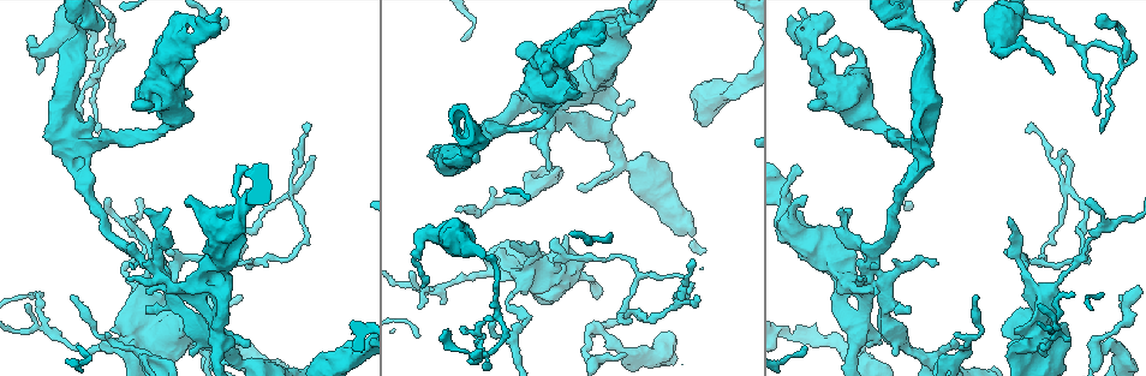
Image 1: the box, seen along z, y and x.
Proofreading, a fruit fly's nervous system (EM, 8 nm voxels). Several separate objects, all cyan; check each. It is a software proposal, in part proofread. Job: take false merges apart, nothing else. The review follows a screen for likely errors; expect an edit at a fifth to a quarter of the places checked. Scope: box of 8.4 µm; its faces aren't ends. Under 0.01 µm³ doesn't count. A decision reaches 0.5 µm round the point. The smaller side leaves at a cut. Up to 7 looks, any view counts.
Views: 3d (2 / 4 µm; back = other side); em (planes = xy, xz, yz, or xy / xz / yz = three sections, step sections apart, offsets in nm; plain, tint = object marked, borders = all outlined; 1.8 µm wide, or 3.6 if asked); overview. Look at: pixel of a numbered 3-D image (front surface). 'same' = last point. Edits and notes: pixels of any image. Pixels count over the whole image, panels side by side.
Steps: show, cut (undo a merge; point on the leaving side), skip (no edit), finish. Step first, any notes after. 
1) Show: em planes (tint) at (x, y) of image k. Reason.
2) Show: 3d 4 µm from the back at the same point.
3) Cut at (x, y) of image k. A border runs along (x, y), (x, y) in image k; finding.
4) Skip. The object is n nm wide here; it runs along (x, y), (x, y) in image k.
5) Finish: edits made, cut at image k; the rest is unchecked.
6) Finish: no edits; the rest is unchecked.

Show: em 3.6 µm yz step 16 (borders) at (597, 26) of image 1. Touches itself.

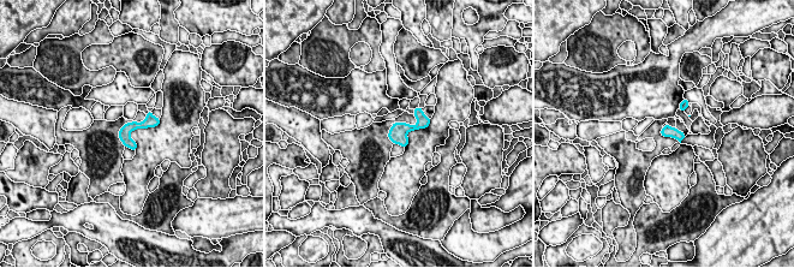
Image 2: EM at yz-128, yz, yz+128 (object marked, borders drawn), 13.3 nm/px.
Show: em 3.6 µm planes (borders) at the same point.

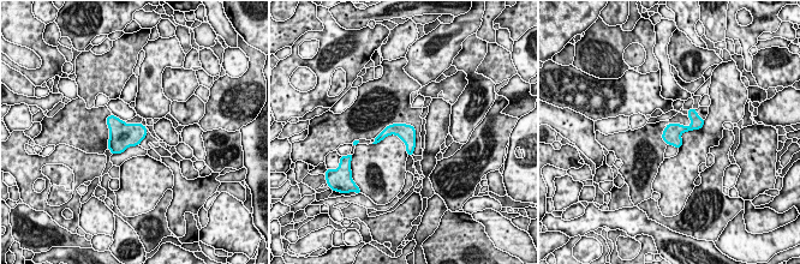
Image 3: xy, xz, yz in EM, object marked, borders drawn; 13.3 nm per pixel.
Skip. The object is 220 nm wide here; one neuron here.

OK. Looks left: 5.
Show: em yz step 16 (plain) at (918, 147) of image 1. Sharp bend.

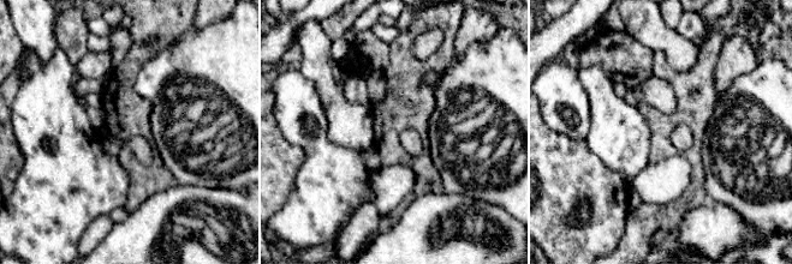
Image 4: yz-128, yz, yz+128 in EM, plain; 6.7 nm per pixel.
Show: em yz step 16 (tint) at the same point.

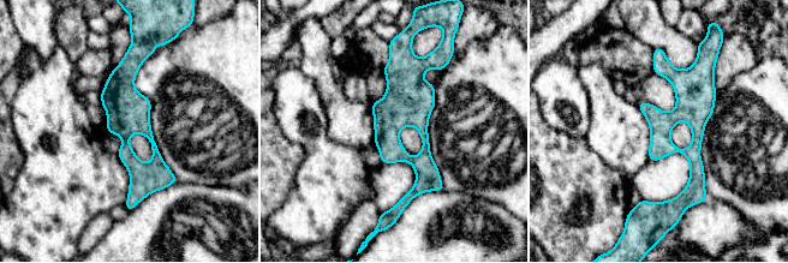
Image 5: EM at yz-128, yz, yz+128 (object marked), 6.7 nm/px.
Skip. It runs along (400, 57), (425, 139), (424, 181), (406, 199) in image 5; continuous, no second neuron.

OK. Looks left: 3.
Show: 3d 4 µm at (1101, 230) of image 1. Abrupt turn.

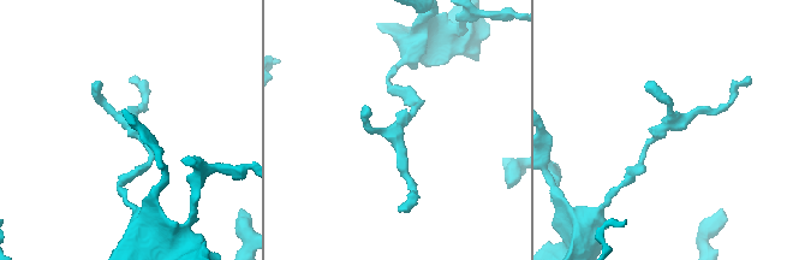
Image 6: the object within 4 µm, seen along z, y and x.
Show: em planes (tint) at (398, 128) of image 6.

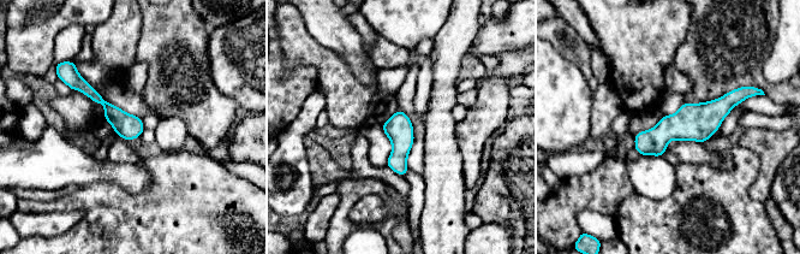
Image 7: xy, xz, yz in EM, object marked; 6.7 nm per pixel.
Skip. The object is 170 nm wide here; it runs along (736, 99), (638, 147) in image 7; one neuron here.

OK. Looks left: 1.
Finish: no edits; the rest is unchecked.

